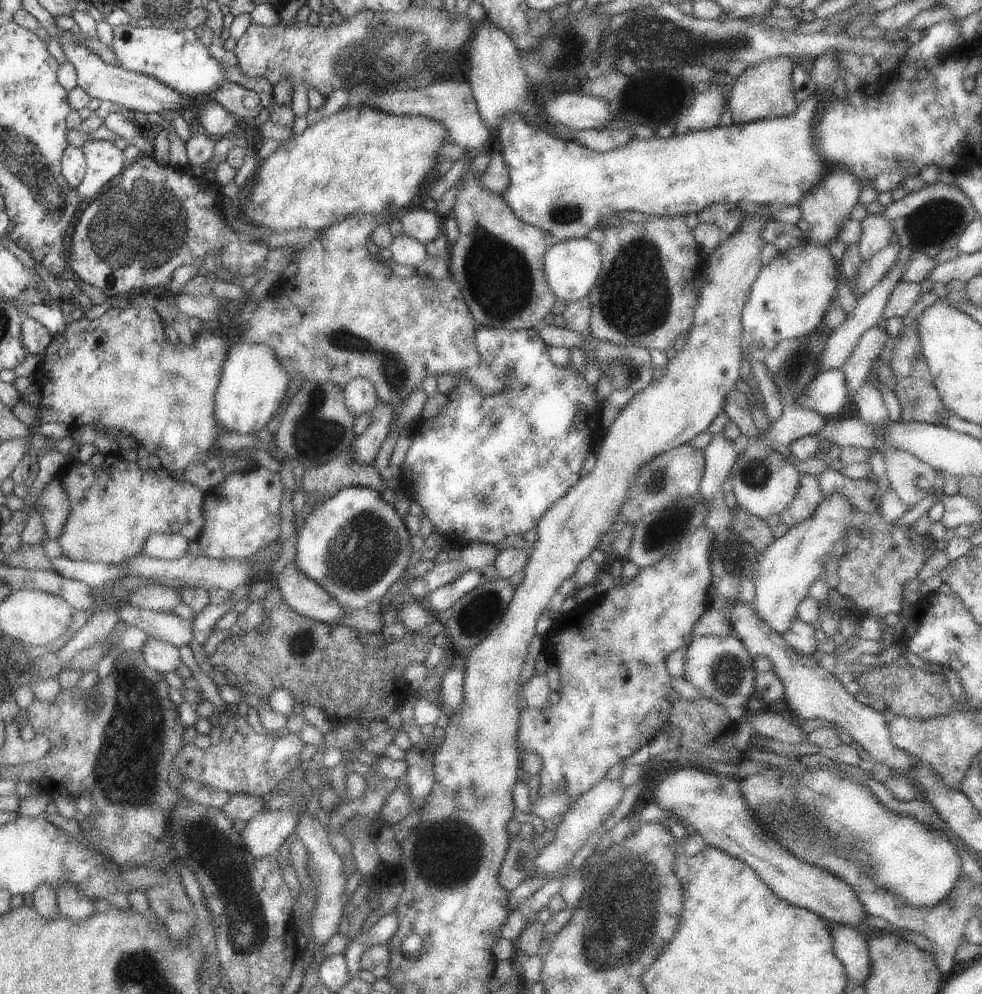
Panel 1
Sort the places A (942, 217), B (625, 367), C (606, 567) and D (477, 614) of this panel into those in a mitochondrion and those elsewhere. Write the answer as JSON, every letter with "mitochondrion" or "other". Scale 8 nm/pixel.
{"A":"mitochondrion","B":"mitochondrion","C":"other","D":"mitochondrion"}

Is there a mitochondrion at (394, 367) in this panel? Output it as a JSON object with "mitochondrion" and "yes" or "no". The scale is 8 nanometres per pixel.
{"mitochondrion":"yes"}

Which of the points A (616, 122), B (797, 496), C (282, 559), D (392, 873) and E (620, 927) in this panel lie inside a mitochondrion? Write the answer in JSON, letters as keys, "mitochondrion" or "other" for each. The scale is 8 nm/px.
{"A":"other","B":"other","C":"other","D":"other","E":"mitochondrion"}

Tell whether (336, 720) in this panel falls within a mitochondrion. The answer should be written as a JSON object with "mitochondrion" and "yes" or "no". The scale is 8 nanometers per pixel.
{"mitochondrion":"no"}

